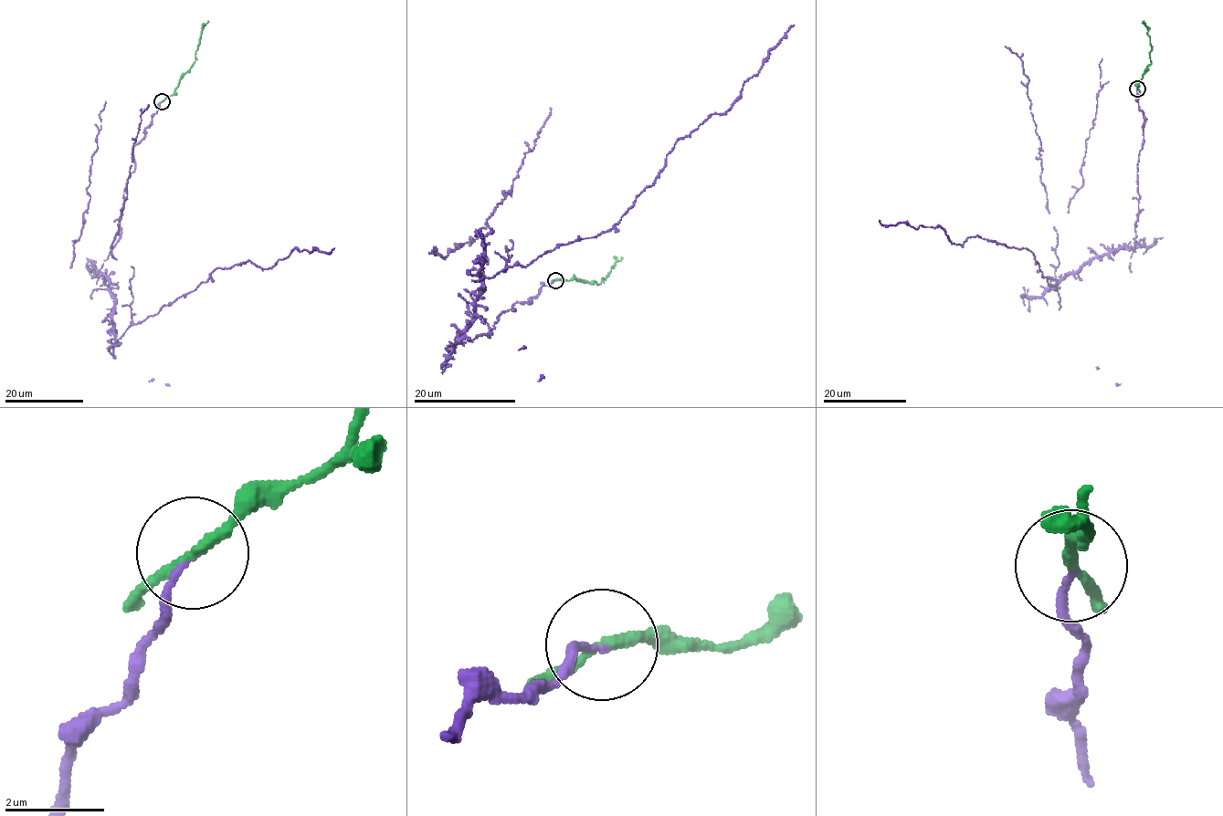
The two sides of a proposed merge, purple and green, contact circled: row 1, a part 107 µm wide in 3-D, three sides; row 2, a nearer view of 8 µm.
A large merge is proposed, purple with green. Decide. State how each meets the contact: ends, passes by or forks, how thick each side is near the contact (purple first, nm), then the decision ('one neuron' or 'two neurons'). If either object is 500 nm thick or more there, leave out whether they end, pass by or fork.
purple ends; green passes by; calibres 110 and 180 nm; one neuron

